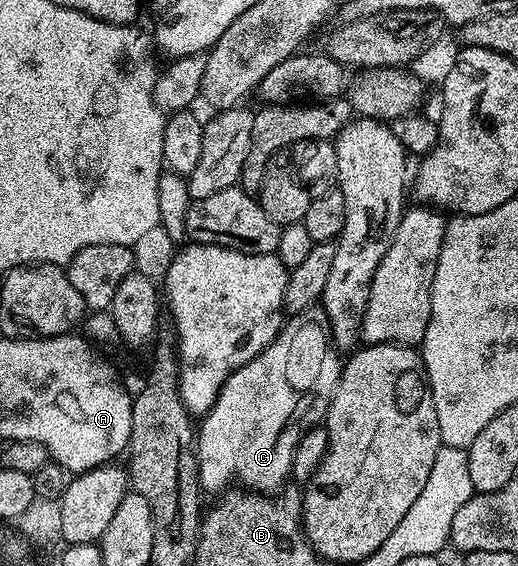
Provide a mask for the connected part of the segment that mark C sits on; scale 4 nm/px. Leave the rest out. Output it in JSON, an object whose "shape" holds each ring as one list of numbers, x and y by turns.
{"shape":[[313,313,292,316,292,318,282,326,281,332,274,337,273,343,267,345,267,349,263,349,255,358,247,361,247,365,243,365,237,371,230,373,227,381,221,387,221,391,217,394,215,405,211,405,211,409,206,415,200,416,199,426,195,431,195,454,197,457,197,478,202,492,209,493,209,491,217,491,216,493,224,493,234,485,238,488,256,491,270,497,276,496,278,493,284,491,290,482,289,474,293,471,293,458,297,455,297,446,300,445,301,438,303,438,316,423,318,426,318,424,324,420,325,414,329,412,333,394,337,388,338,381,341,379,342,366,342,356,333,345,333,338,331,337,324,318,317,316,316,319]]}

